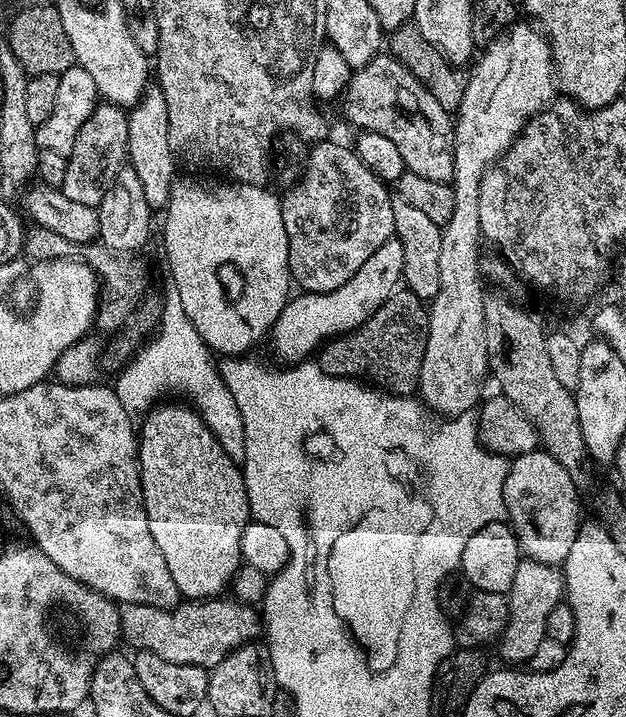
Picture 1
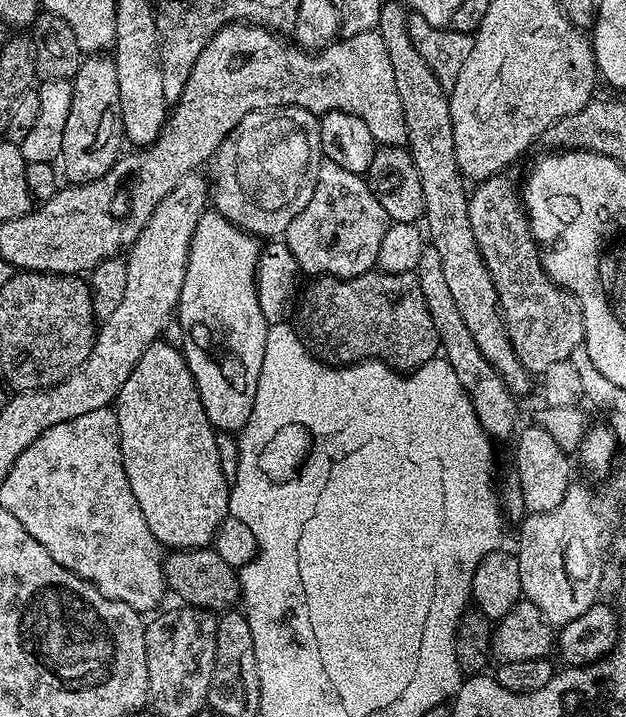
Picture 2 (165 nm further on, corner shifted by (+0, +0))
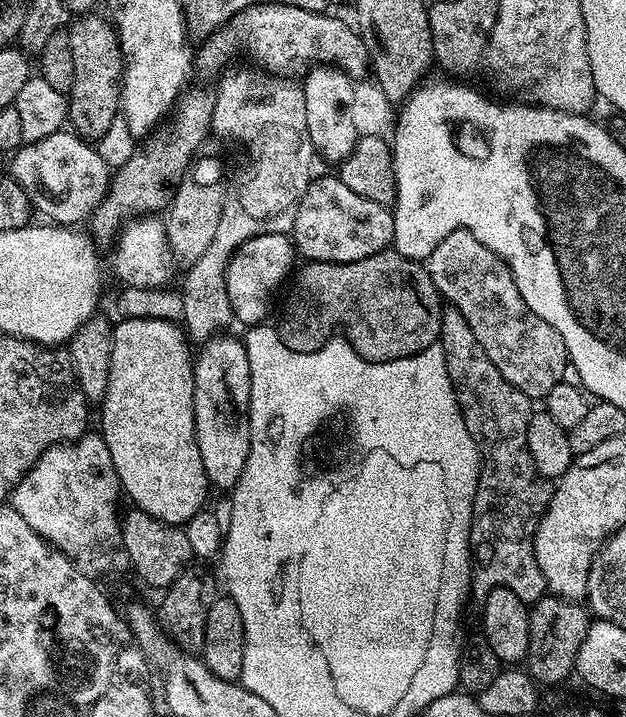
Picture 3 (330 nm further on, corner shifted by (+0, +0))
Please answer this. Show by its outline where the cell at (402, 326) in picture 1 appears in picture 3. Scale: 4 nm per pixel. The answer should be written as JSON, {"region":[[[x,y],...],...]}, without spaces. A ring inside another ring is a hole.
{"region":[[[385,250],[374,254],[370,258],[362,258],[358,262],[350,262],[349,264],[327,264],[321,260],[314,260],[303,265],[305,268],[300,273],[295,273],[294,279],[291,281],[292,289],[288,292],[288,297],[284,300],[284,305],[280,308],[280,321],[277,322],[274,328],[275,335],[280,337],[281,342],[290,350],[295,352],[313,352],[318,350],[325,341],[327,341],[335,332],[335,328],[344,328],[342,332],[343,339],[347,340],[353,350],[363,360],[373,360],[374,362],[382,362],[383,360],[397,360],[406,356],[413,356],[422,350],[426,350],[431,344],[437,343],[440,339],[440,327],[442,326],[442,297],[440,292],[434,286],[434,282],[430,278],[427,267],[419,260],[411,260],[402,254],[398,254],[395,250]]]}

